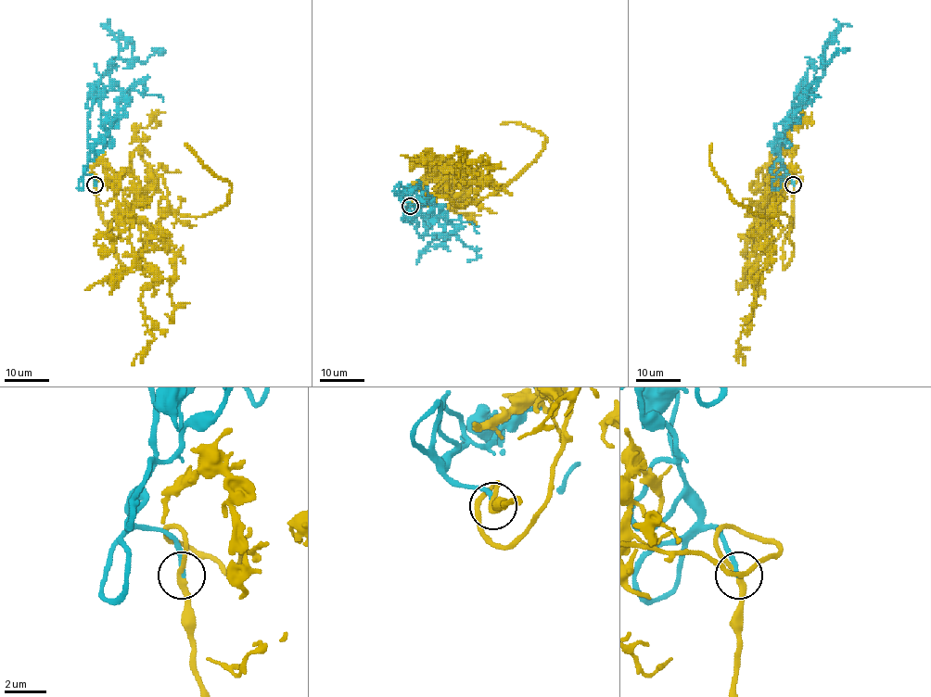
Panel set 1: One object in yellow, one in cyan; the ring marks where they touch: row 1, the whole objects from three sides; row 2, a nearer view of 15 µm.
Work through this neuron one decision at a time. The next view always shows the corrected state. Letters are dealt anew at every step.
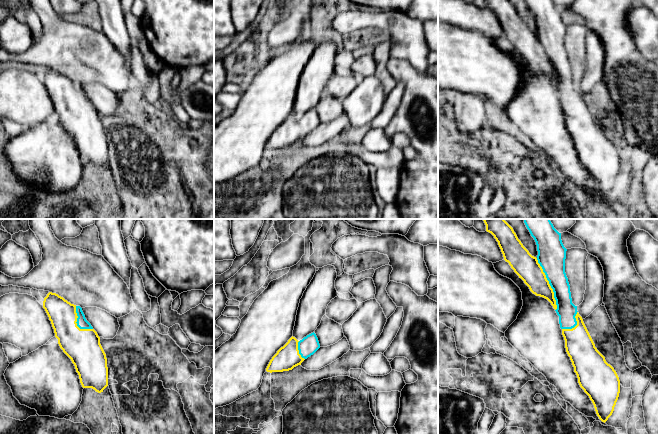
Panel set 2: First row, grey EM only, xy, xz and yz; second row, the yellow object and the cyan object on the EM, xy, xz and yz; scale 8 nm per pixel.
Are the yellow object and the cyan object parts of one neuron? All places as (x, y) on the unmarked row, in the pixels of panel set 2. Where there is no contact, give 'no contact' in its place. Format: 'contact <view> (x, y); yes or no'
contact yz (549, 60); yes

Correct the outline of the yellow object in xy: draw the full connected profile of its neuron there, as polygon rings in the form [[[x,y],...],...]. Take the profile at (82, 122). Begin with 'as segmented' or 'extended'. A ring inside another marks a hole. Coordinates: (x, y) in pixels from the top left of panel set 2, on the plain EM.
extended; [[[52,68],[44,74],[43,84],[60,124],[75,142],[82,163],[103,168],[108,162],[107,134],[100,113],[86,96],[82,84]]]

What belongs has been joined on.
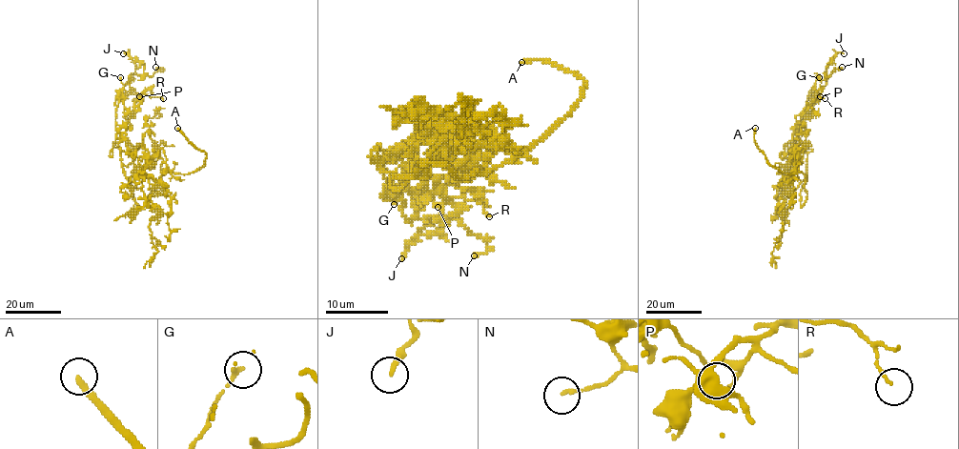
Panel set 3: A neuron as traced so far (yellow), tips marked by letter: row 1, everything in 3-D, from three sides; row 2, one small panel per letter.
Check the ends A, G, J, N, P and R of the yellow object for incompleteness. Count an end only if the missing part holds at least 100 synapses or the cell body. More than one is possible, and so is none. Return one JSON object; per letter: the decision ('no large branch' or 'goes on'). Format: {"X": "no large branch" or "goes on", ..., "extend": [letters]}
{"A": "goes on", "G": "no large branch", "J": "no large branch", "N": "no large branch", "P": "no large branch", "R": "no large branch", "extend": ["A"]}

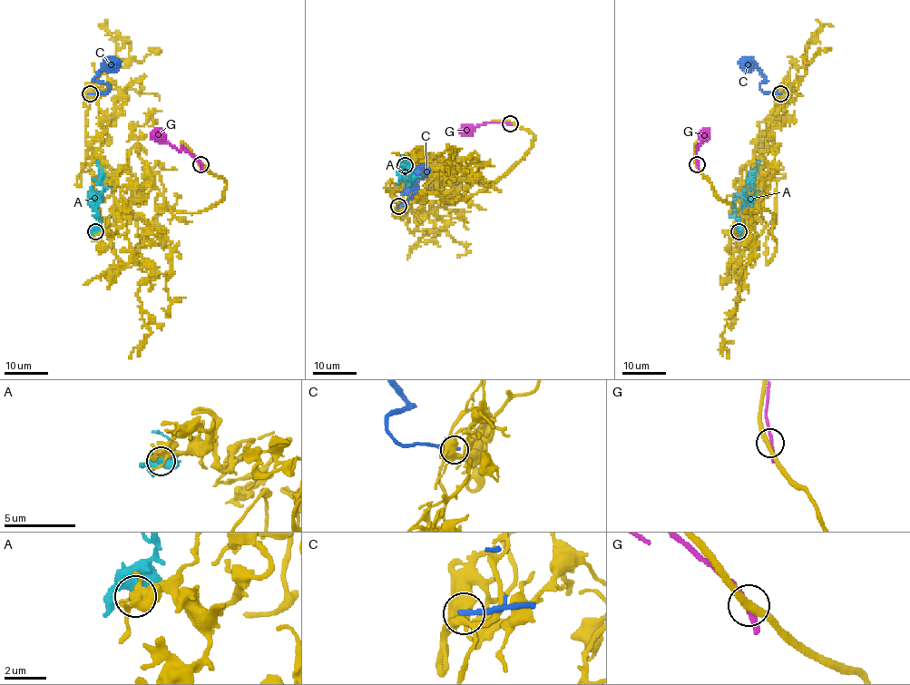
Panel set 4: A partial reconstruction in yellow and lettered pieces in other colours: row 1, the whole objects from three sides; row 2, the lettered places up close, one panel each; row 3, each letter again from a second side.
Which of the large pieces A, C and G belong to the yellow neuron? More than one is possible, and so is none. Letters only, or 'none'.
none

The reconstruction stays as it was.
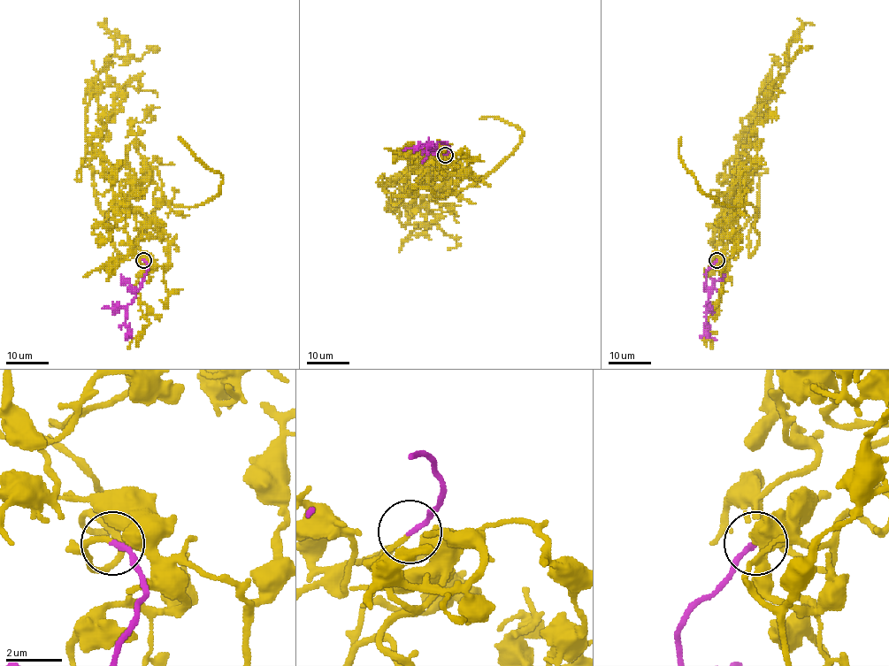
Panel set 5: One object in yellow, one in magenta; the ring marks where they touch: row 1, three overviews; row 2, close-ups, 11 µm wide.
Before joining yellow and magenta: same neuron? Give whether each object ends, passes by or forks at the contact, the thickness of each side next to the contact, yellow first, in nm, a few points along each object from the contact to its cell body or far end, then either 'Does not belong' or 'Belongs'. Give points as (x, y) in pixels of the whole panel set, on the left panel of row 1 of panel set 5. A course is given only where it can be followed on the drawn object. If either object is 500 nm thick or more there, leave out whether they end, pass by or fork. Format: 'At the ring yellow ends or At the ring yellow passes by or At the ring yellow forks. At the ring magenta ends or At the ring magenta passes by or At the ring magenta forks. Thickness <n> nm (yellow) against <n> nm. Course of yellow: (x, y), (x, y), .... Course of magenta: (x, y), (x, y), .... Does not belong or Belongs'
At the ring yellow passes by. At the ring magenta ends. Thickness 240 nm (yellow) against 160 nm. Course of yellow: (144, 260), (135, 216), (119, 228), (109, 210), (126, 256), (162, 204), (218, 192), (222, 176), (179, 136). Course of magenta: (144, 260), (148, 265), (147, 271), (134, 299), (126, 308), (126, 340). Belongs

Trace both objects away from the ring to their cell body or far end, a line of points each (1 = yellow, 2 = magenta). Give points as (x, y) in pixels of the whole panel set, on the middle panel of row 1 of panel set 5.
1: (445, 155), (445, 175), (431, 184), (425, 169), (410, 197), (471, 187), (520, 141), (479, 118)
2: (445, 155), (449, 150), (448, 144), (440, 141), (438, 147), (425, 144), (428, 154)

